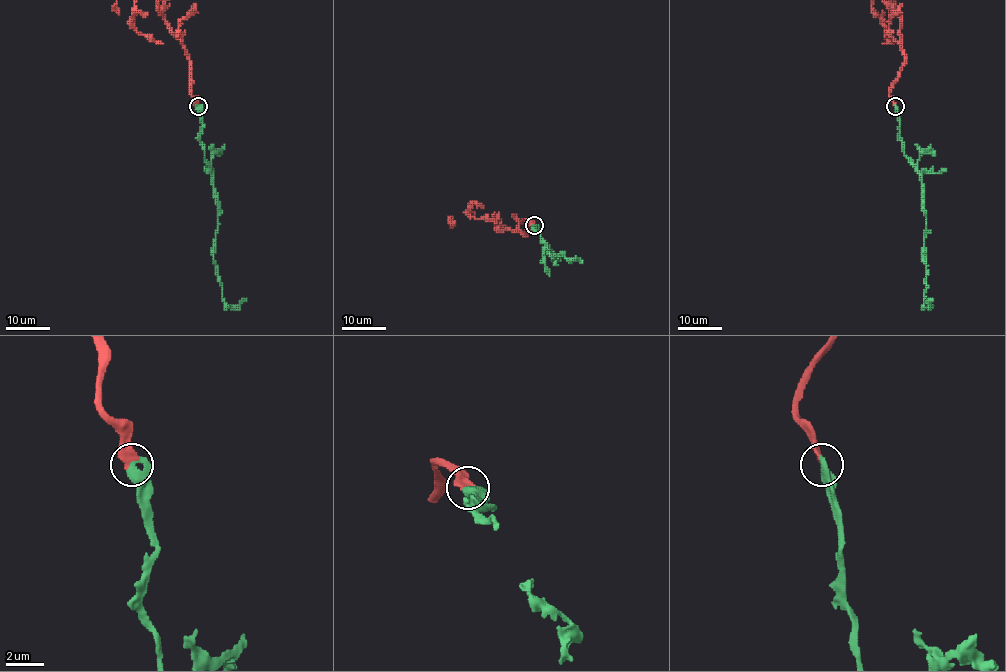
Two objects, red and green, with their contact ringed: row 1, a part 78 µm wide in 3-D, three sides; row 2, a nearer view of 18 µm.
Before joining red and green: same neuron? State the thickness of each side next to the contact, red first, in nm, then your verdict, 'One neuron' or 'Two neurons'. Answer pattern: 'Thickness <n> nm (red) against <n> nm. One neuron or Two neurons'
Thickness 380 nm (red) against 550 nm. One neuron

